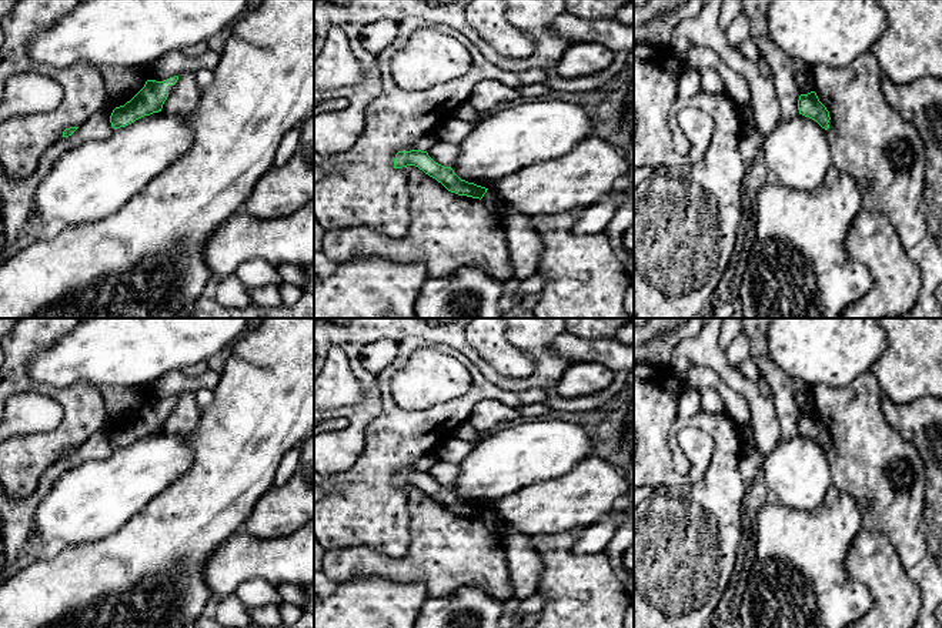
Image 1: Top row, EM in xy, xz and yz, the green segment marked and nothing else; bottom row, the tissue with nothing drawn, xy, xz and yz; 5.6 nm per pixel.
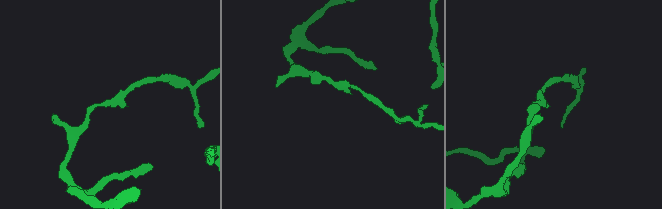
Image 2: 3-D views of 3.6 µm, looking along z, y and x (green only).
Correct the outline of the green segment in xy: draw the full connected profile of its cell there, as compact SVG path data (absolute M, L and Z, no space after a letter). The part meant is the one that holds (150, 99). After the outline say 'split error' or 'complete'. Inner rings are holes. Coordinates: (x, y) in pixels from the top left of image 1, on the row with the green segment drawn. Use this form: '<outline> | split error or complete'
M178 76L164 81L147 80L144 87L124 106L116 107L110 116L113 128L126 127L136 120L158 113L168 97L168 87L176 84Z | complete

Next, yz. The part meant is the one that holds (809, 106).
M815 91L808 94L801 94L798 100L798 110L799 114L815 120L822 128L829 128L829 111L826 107L819 101Z | complete

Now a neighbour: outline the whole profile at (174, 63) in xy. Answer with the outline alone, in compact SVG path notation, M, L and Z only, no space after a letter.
M207 49L204 53L196 57L188 57L181 50L174 50L157 59L154 64L147 70L147 73L153 80L164 81L170 77L180 76L184 71L214 71L218 61L220 54L210 49Z

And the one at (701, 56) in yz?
M689 46L688 57L695 67L711 67L724 80L726 94L738 107L751 106L751 90L746 80L735 70L728 67L719 56L708 46Z

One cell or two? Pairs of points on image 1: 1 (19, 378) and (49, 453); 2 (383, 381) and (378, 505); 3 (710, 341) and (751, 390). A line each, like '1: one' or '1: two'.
1: one
2: one
3: one

